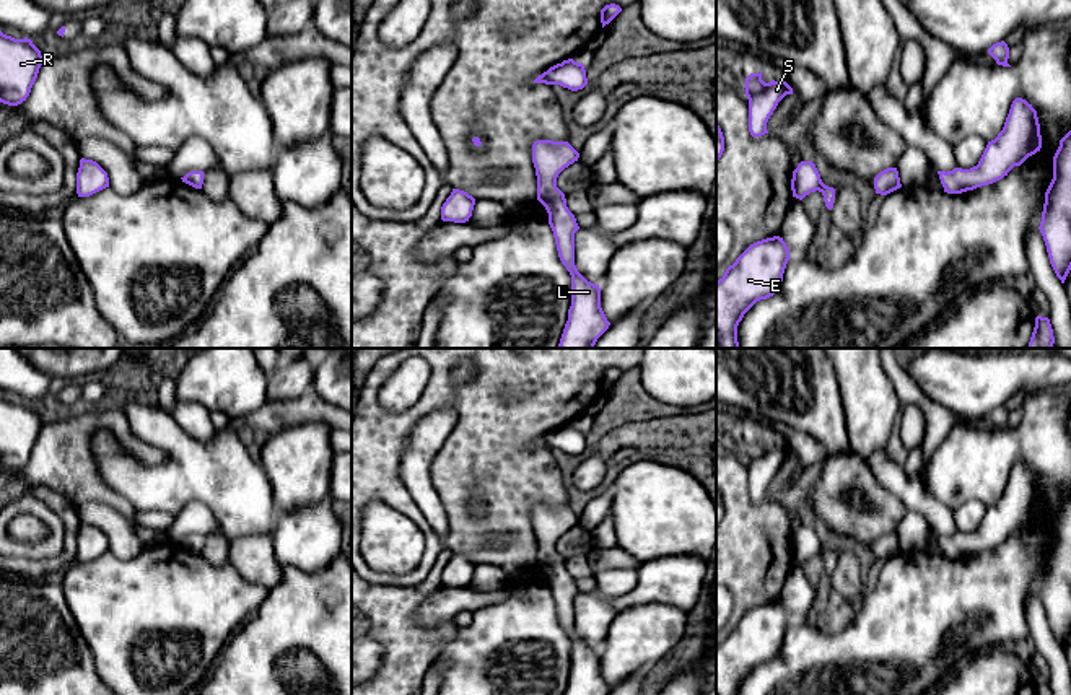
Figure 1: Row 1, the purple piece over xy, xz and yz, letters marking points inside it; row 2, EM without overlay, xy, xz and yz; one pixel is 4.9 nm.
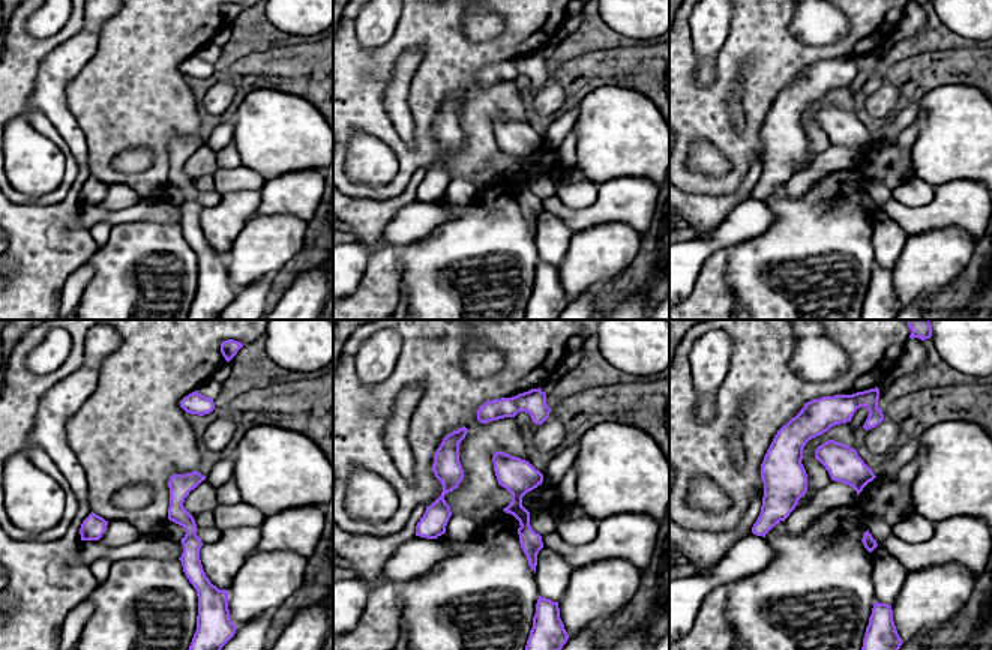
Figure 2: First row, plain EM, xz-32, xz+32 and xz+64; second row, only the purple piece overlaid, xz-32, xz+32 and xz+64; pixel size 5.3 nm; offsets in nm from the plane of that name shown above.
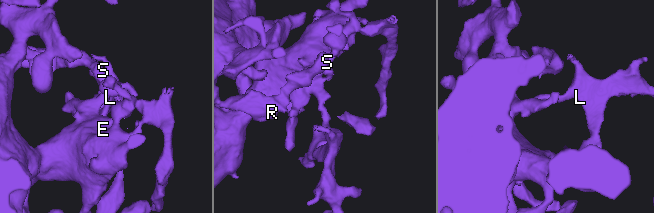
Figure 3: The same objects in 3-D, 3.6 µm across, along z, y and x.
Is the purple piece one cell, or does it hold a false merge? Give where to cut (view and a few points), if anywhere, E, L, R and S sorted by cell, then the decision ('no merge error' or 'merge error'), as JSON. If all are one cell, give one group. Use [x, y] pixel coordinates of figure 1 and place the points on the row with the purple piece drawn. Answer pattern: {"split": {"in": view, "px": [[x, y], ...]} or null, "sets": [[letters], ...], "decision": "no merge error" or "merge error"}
{"split": {"in": "xz", "px": [[567, 207], [550, 207], [547, 210]]}, "sets": [["E", "R", "S"], ["L"]], "decision": "merge error"}

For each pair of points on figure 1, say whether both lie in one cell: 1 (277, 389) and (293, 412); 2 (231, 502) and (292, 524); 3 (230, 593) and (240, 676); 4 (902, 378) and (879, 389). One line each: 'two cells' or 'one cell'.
1: two cells
2: two cells
3: two cells
4: two cells

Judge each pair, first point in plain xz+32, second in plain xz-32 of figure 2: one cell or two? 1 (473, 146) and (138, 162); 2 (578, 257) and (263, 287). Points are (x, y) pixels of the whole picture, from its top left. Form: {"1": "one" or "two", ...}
{"1": "two", "2": "two"}

